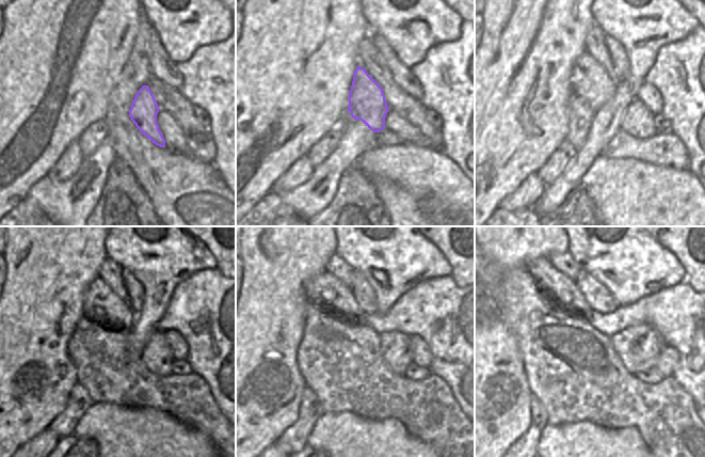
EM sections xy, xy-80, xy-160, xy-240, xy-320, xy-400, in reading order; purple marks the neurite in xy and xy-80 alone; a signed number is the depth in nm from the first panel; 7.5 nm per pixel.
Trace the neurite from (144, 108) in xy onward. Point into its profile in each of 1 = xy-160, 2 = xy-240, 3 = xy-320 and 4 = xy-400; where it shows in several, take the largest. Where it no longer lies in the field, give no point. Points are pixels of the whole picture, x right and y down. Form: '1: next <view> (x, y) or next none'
1: next xy-160 (589, 79)
2: next xy-240 (101, 305)
3: next xy-320 (326, 293)
4: next xy-400 (561, 290)

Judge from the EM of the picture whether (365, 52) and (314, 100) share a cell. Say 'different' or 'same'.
different

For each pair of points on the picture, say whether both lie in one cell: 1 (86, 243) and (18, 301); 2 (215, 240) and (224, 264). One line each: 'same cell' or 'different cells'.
1: same cell
2: same cell

